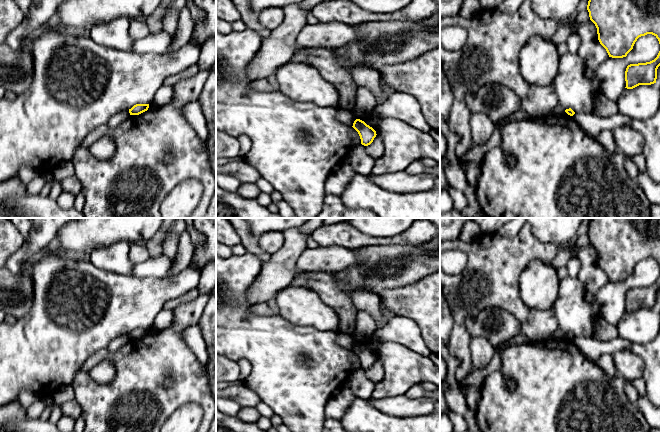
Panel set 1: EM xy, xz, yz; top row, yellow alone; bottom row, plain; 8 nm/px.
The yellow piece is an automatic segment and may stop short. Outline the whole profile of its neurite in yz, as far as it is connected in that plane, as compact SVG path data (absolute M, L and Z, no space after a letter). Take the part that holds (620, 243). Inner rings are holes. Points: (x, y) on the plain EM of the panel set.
M590 218L587 234L609 281L626 281L637 263L647 258L654 259L660 268L660 218Z

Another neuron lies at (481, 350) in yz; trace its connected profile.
M471 337L469 343L471 361L475 369L485 368L496 353L495 347L484 337Z

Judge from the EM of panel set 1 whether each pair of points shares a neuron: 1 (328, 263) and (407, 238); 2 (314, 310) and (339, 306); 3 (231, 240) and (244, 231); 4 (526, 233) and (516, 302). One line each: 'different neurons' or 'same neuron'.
1: different neurons
2: different neurons
3: different neurons
4: same neuron

